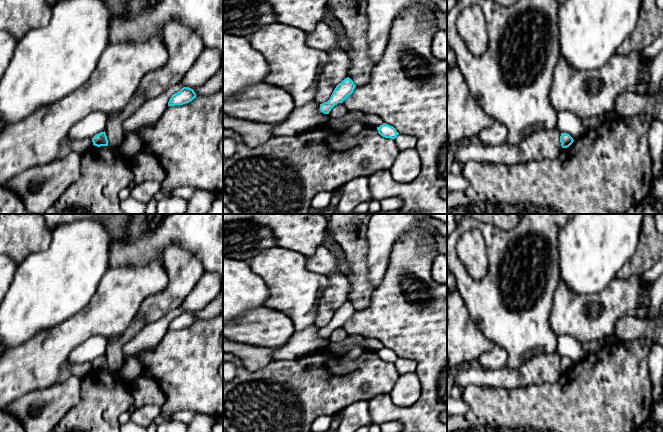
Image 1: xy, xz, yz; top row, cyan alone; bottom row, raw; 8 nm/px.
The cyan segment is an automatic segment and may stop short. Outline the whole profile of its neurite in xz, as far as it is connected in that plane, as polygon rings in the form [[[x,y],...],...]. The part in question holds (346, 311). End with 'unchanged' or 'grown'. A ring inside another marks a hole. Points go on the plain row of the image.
[[[345,302],[334,313],[330,323],[327,326],[320,328],[320,335],[324,338],[329,338],[331,333],[338,327],[342,327],[349,319],[351,319],[356,309],[349,302]]]; unchanged

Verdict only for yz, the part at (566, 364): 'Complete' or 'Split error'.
Complete

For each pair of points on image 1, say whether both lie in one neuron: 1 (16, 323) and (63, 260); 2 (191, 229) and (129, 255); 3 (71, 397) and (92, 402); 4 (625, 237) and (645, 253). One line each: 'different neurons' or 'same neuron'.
1: same neuron
2: same neuron
3: different neurons
4: different neurons

